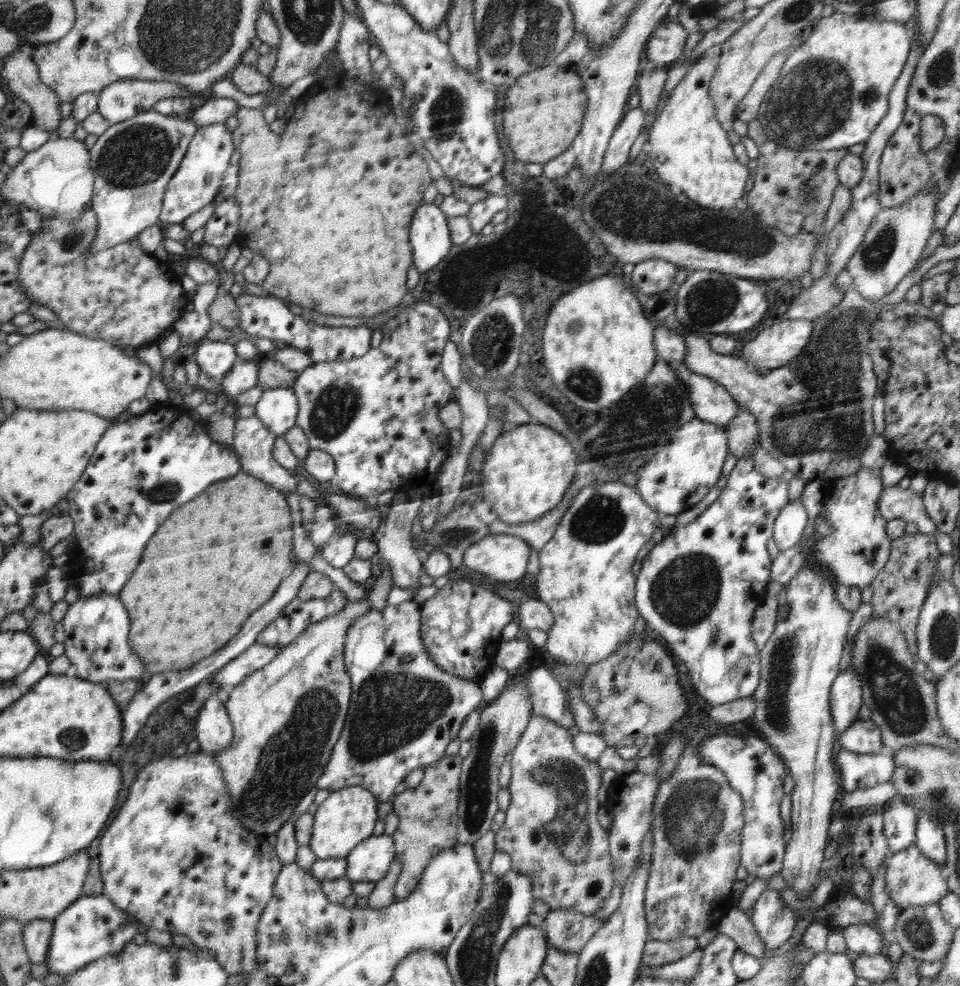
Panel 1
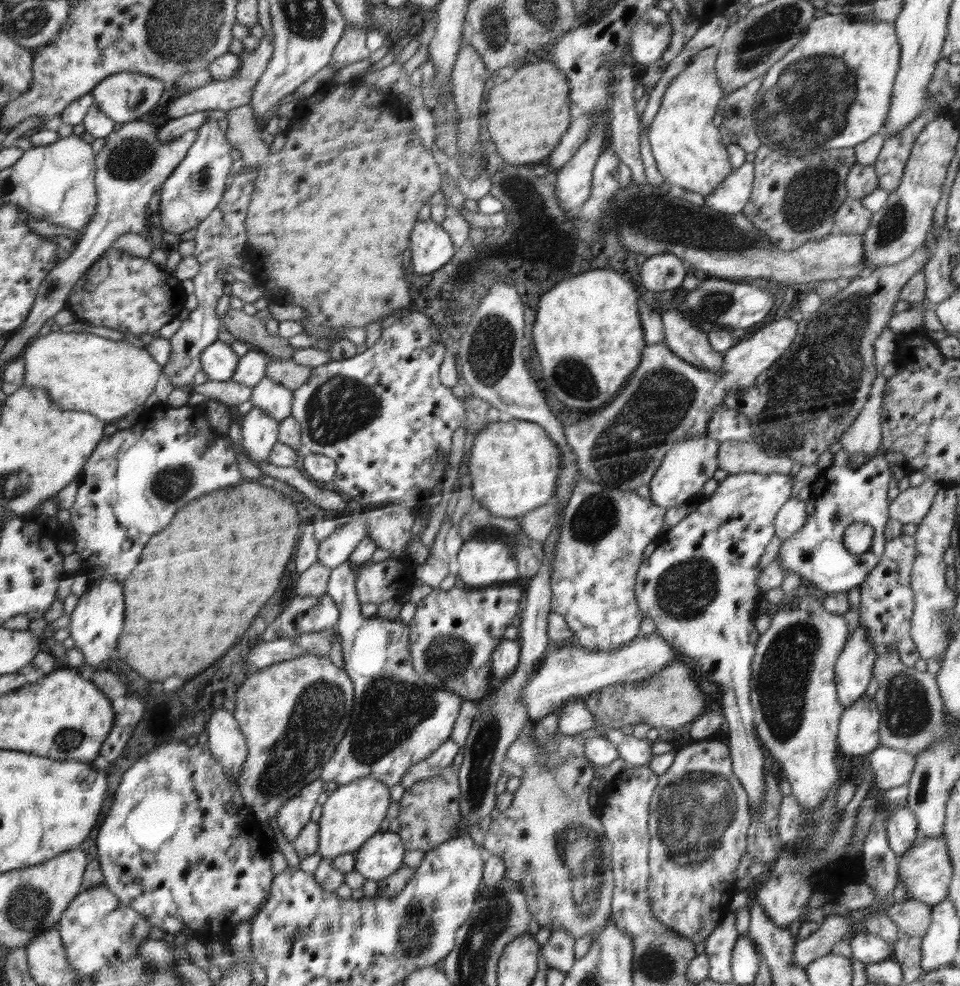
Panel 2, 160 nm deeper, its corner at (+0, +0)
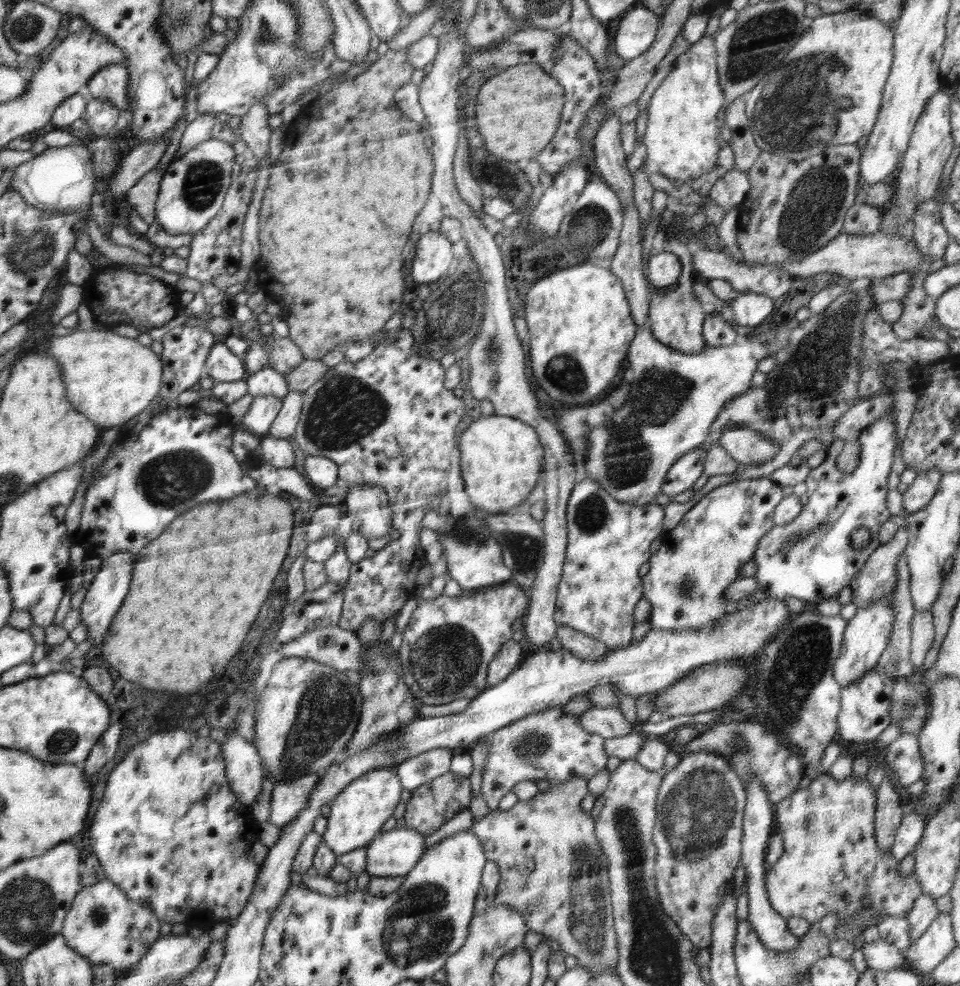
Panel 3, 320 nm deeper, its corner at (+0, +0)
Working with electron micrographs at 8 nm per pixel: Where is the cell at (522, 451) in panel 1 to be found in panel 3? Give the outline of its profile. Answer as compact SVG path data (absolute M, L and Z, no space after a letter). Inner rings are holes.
M486 415L481 416L464 430L460 436L460 471L464 489L470 502L476 509L487 511L490 515L518 511L527 504L534 491L540 490L542 473L541 461L544 458L544 447L533 426L518 420L516 417Z

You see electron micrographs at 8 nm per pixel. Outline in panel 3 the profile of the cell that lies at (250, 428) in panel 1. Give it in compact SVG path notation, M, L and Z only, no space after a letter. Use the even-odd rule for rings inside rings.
M277 396L256 397L244 415L241 427L260 438L269 436L271 424L278 418L282 406L283 400L280 400Z

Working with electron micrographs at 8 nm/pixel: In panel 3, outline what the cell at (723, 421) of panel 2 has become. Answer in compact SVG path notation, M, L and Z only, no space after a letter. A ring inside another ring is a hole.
M740 423L727 424L717 445L724 449L734 461L750 467L772 461L779 453L780 447L770 437L760 436L753 428L747 430Z

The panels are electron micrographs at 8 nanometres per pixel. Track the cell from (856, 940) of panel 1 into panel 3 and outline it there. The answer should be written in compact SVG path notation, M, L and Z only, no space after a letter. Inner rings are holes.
M882 939L870 943L860 942L858 945L868 967L873 970L894 970L907 966L904 953Z

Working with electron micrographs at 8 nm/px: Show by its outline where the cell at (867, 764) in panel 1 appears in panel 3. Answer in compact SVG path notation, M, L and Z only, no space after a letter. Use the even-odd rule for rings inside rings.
M901 734L883 753L883 764L888 764L898 776L903 787L918 782L923 775L923 758L919 737L913 734Z

